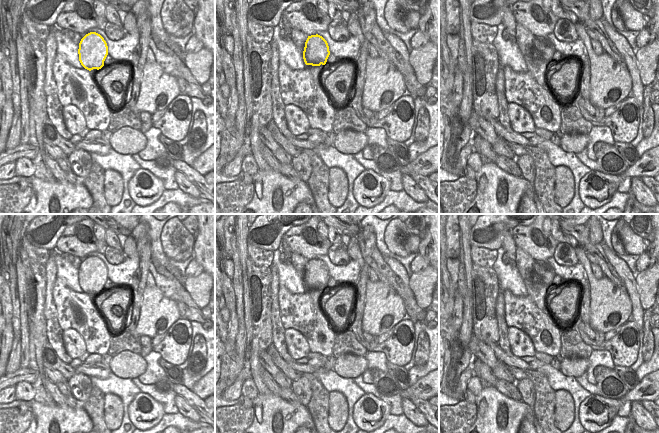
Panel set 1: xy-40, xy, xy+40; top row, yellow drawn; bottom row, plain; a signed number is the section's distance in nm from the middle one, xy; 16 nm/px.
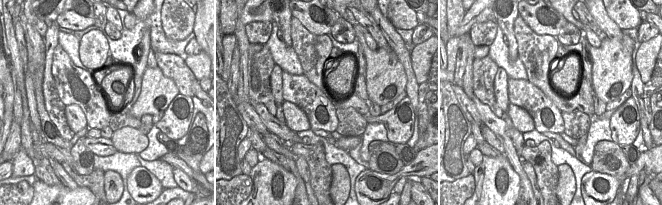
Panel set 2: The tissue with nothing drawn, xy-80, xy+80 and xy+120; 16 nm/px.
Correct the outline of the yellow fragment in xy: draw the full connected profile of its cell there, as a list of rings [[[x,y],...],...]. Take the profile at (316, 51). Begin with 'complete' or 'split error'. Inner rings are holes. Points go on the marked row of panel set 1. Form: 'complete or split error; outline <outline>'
complete; outline [[[320,35],[308,36],[303,51],[303,59],[306,65],[325,65],[330,55],[327,41]]]

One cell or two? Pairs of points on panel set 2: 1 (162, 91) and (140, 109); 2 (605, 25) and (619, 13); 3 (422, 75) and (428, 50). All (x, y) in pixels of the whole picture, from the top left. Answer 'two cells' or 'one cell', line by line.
1: one cell
2: two cells
3: one cell

